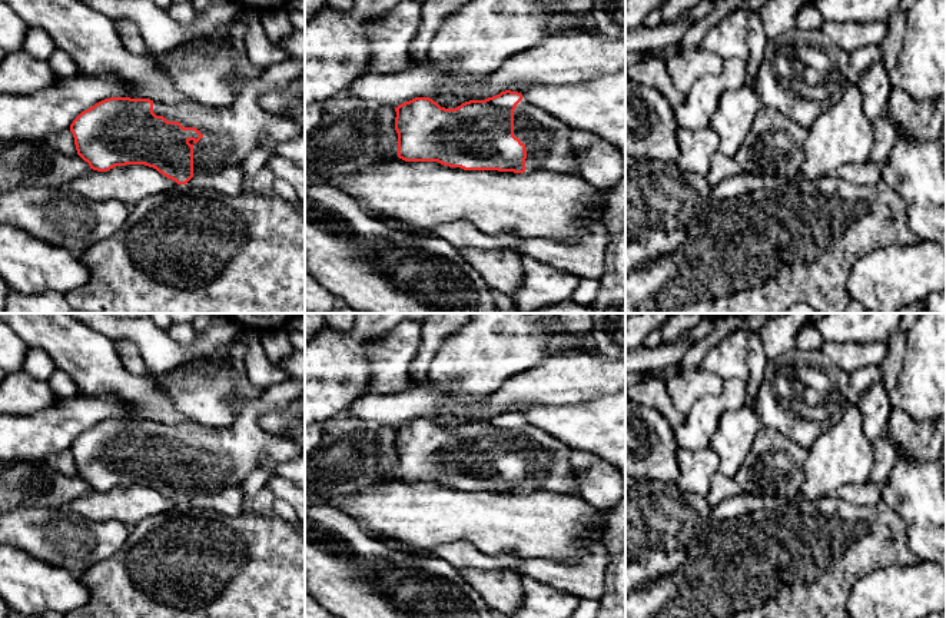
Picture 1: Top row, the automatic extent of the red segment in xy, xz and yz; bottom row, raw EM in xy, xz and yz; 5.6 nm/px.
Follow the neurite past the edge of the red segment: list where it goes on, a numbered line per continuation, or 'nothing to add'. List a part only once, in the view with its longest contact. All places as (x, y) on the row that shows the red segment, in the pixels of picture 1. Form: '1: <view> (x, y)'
1: xy (231, 133)

